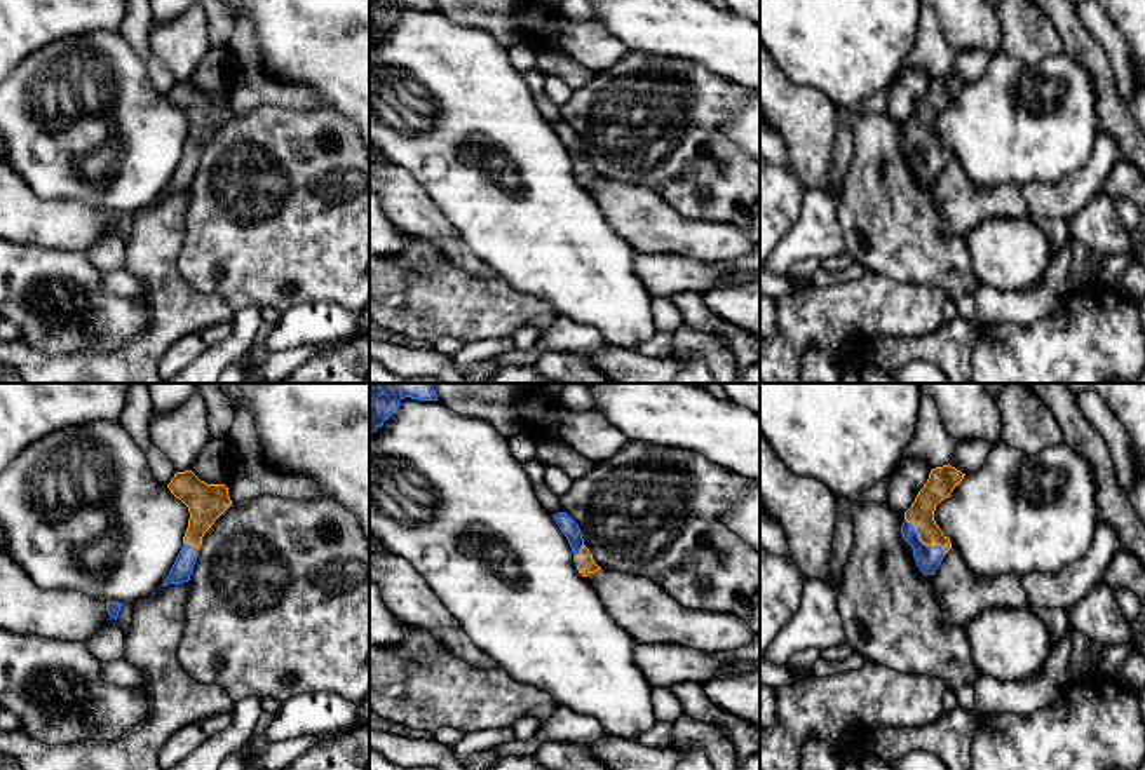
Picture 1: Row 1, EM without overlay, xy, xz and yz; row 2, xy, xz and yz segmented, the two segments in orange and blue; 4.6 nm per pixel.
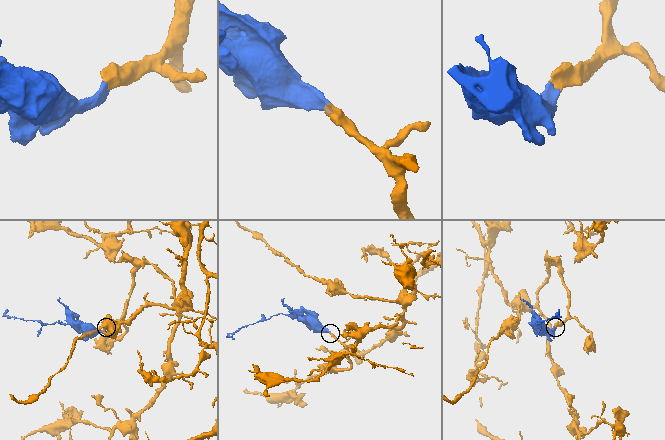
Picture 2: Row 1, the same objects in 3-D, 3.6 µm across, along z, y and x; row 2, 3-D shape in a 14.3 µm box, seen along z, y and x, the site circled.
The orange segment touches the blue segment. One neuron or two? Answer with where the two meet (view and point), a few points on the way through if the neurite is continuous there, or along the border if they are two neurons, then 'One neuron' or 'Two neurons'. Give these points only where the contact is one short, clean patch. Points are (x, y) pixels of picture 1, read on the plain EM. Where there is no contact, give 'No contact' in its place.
Touches orange at yz (922, 152). Path across: yz (921, 124), (922, 152), (928, 168). One neuron

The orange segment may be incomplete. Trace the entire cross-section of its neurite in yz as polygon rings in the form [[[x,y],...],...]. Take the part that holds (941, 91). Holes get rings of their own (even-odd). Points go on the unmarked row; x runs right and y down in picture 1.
[[[950,73],[932,78],[915,111],[904,122],[901,145],[913,159],[915,172],[924,185],[934,185],[945,164],[952,159],[950,148],[934,131],[934,120],[962,92],[964,85]]]

